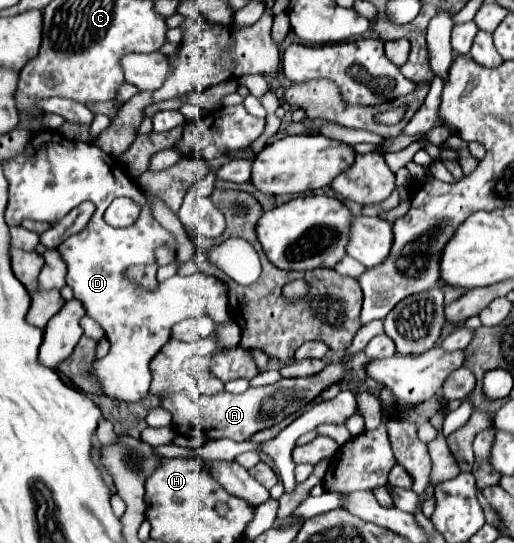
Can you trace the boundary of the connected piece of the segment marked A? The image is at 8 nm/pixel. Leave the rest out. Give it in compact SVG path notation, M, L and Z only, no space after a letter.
M342 360L336 364L328 364L320 374L310 376L310 378L282 378L280 382L264 388L248 388L244 394L230 394L230 392L220 392L214 396L204 396L204 394L174 394L174 396L164 396L162 398L162 408L172 412L172 426L178 432L188 432L190 428L200 428L212 440L216 438L230 438L236 442L248 440L252 434L270 428L278 422L282 422L286 416L298 412L304 404L314 400L324 388L330 384L338 382L344 374Z

